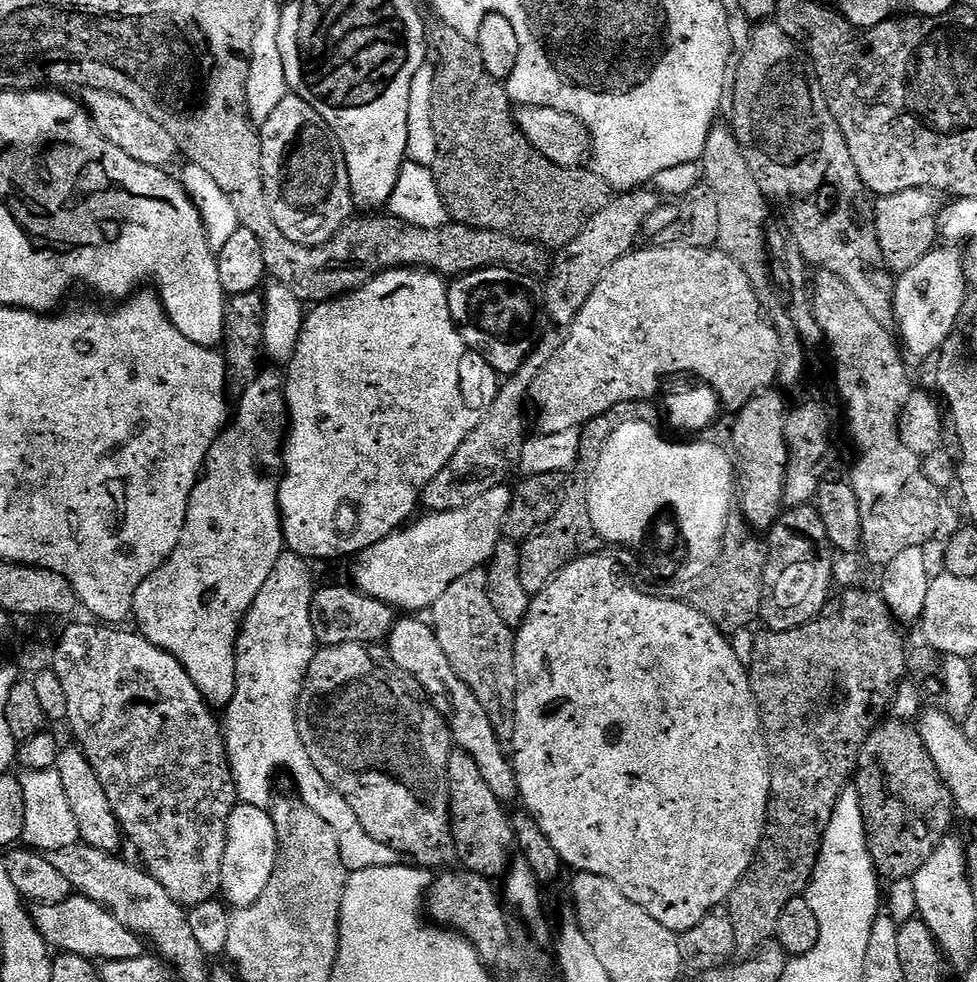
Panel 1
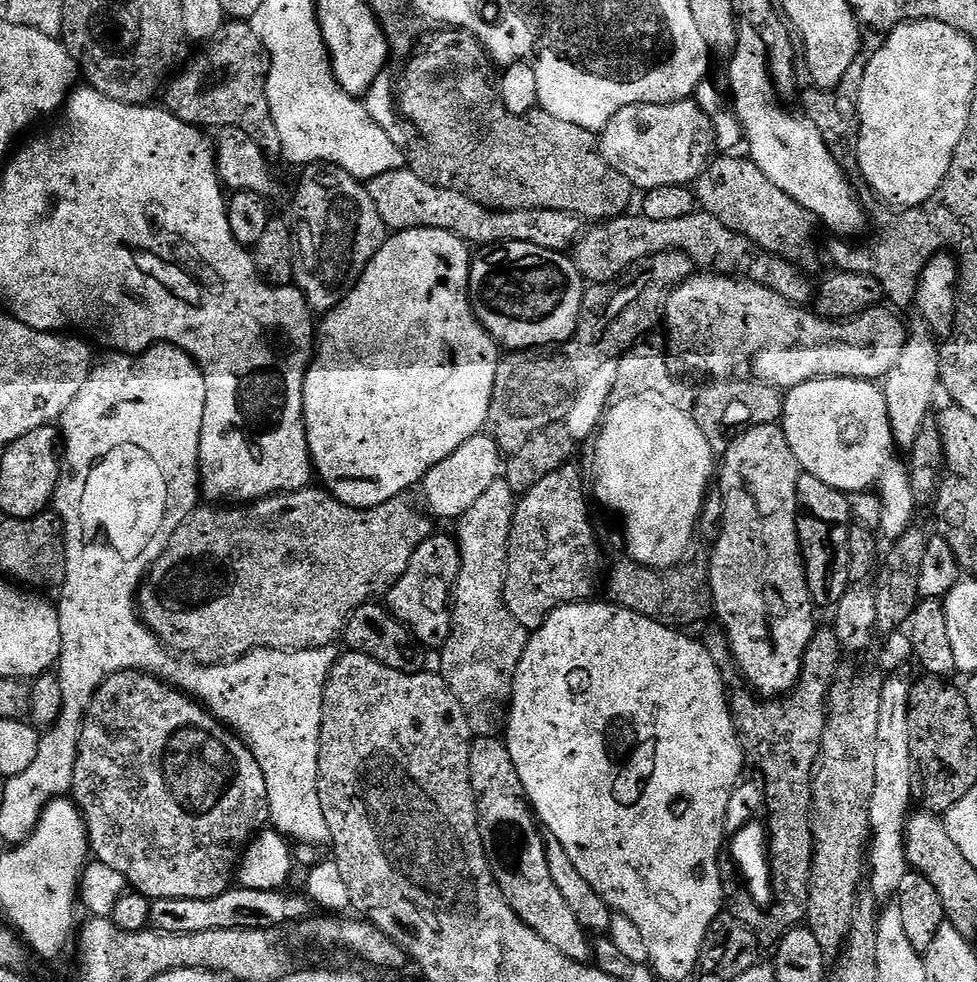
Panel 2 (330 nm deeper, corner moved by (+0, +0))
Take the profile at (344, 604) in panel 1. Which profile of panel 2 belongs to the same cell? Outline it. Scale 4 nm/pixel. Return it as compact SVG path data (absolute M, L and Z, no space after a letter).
M433 534L414 550L410 566L398 578L386 597L386 607L425 649L440 650L452 629L452 586L460 569L460 547L451 535Z

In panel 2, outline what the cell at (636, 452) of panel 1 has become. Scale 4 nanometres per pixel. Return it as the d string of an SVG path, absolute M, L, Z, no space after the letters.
M636 394L632 399L613 403L607 409L595 440L596 457L592 460L592 472L596 475L596 496L624 519L624 540L632 555L629 557L646 568L671 570L677 567L687 557L684 555L692 544L696 519L704 508L708 479L714 476L714 453L704 432L683 407Z

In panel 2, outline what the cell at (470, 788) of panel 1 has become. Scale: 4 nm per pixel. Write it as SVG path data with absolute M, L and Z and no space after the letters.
M478 736L470 746L470 782L476 799L478 826L482 834L484 849L488 855L488 864L492 867L494 878L506 898L506 902L522 918L538 938L546 938L558 954L566 954L566 958L588 962L593 959L593 945L589 933L574 918L570 905L558 894L558 886L554 886L554 878L550 878L550 866L546 866L546 850L541 825L538 823L520 784L518 774L514 770L514 762L508 753L508 745L500 736Z

